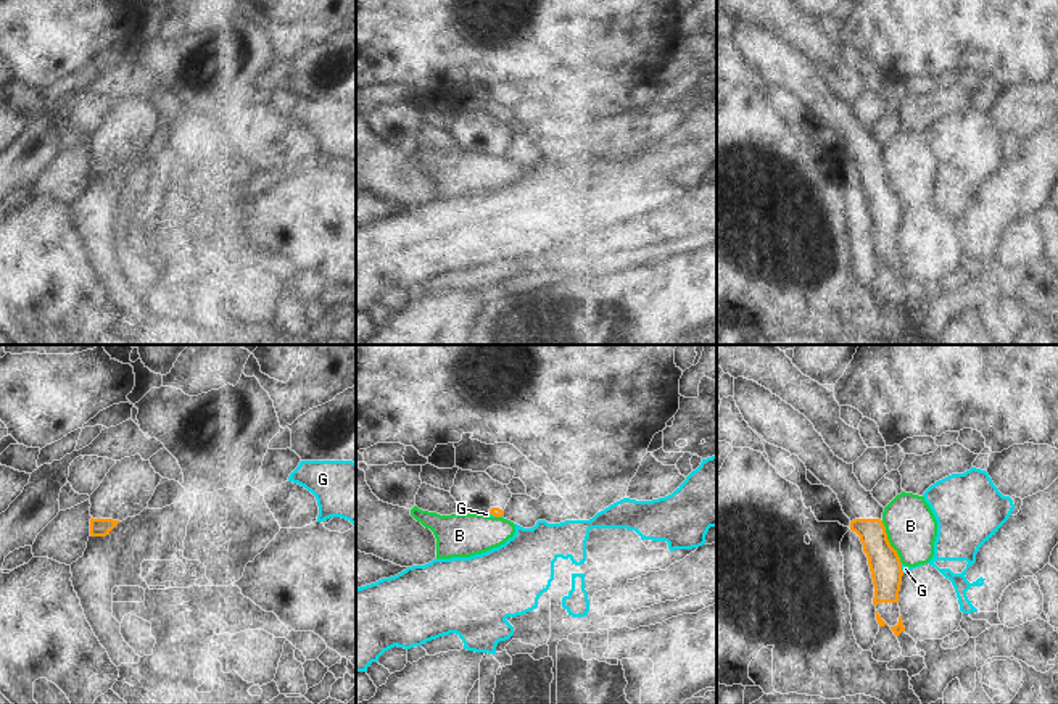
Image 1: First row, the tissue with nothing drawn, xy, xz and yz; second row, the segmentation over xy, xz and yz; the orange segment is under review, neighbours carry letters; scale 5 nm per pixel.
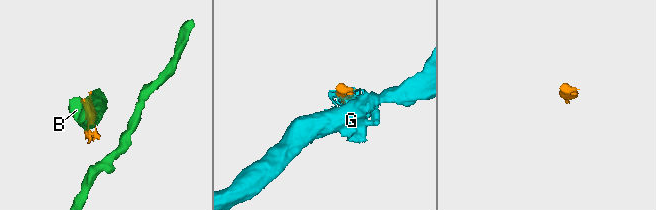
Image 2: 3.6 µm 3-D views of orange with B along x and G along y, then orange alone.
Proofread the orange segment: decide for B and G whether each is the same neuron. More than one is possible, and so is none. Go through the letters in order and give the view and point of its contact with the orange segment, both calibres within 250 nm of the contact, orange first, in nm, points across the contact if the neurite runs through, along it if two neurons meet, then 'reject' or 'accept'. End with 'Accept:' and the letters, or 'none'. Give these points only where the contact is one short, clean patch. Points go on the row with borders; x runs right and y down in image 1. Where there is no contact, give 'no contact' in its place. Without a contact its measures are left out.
B: contact yz (888, 542); calibres 160 and 260 nm; reject
G: contact yz (900, 569); calibres 160 and 40 nm; reject
Accept: none

